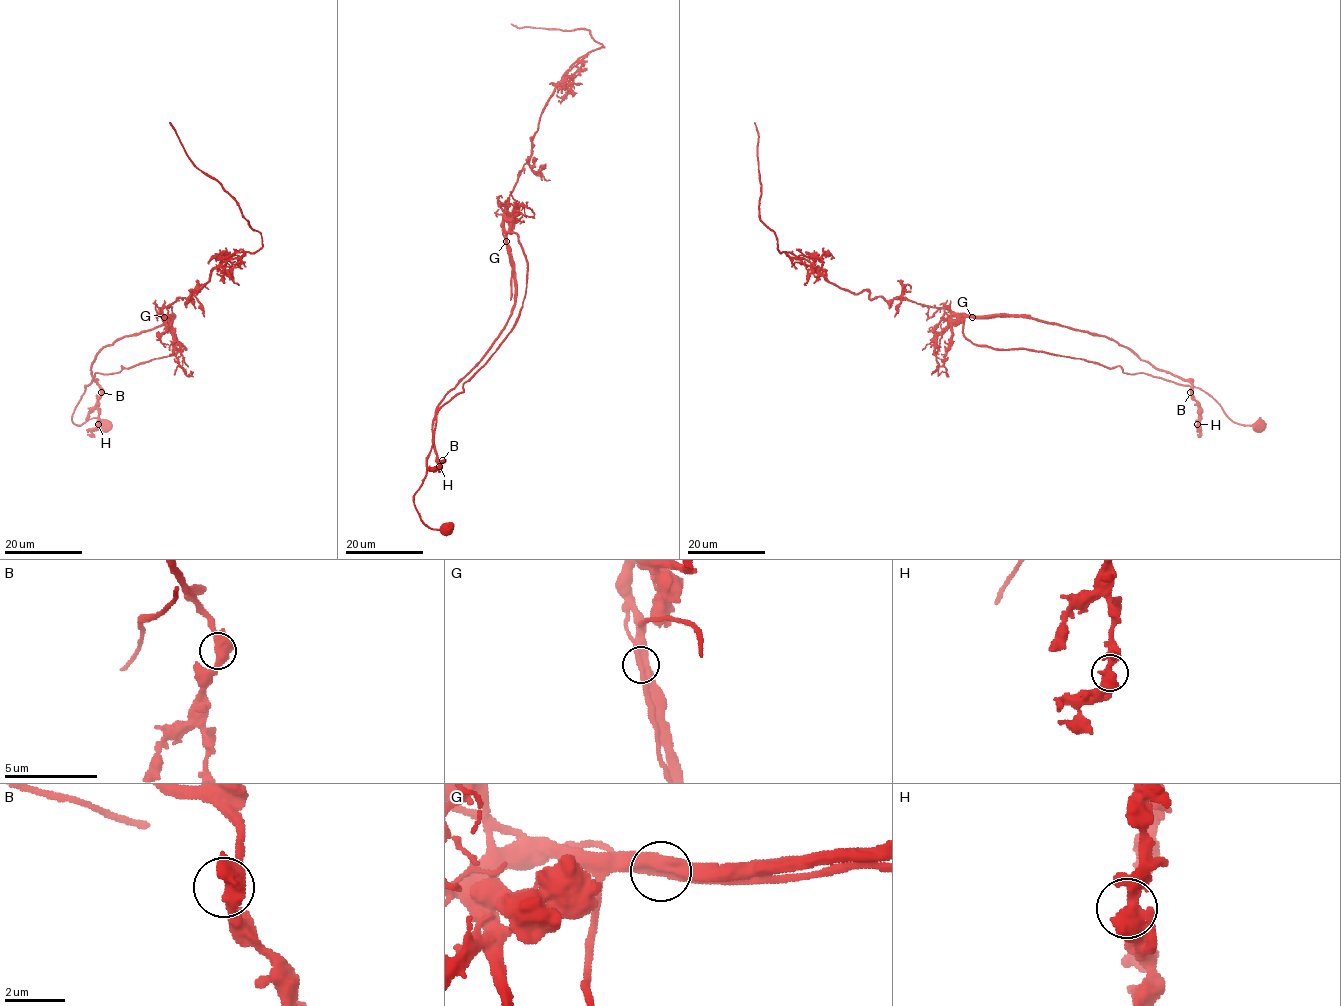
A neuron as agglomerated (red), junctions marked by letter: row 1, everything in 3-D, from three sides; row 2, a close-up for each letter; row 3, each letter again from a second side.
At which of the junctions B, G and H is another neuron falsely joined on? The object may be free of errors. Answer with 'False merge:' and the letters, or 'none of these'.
False merge: G

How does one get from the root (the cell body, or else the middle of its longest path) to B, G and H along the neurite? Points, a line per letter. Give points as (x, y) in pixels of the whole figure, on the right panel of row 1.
B: (1260, 424), (1234, 422), (1197, 387), (974, 345), (963, 319), (1027, 316), (1104, 335), (1186, 380), (1190, 392)
G: (1260, 424), (1260, 418), (1234, 422), (1197, 387), (1044, 351), (974, 345), (963, 333), (963, 319), (972, 317)
H: (1260, 424), (1234, 422), (1197, 387), (974, 345), (963, 319), (1027, 316), (1112, 338), (1192, 385), (1197, 424)

